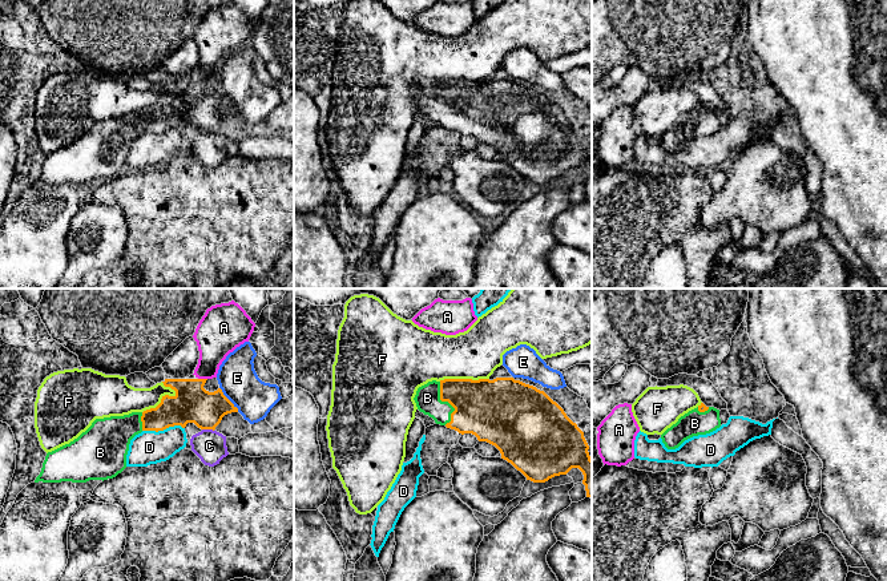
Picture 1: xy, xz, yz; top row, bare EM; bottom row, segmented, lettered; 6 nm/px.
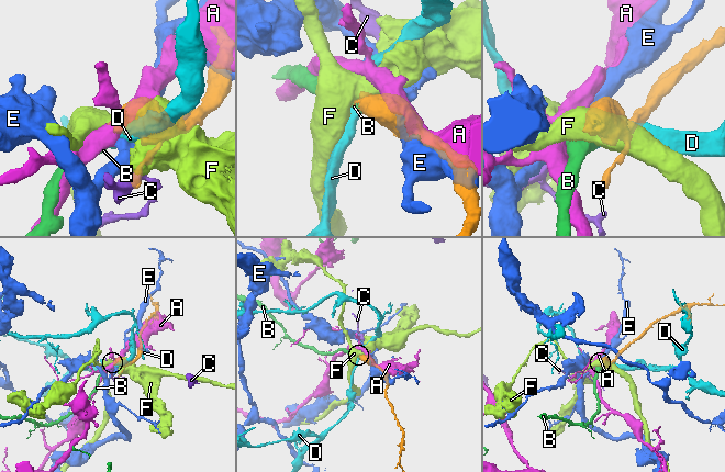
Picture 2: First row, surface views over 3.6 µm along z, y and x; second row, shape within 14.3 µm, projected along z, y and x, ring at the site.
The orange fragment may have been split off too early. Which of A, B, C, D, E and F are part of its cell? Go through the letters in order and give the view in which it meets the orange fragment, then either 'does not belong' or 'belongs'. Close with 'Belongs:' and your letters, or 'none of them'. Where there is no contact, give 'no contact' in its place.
A: meets orange in xy; does not belong
B: meets orange in xz; belongs
C: meets orange in xy; does not belong
D: meets orange in xy; does not belong
E: meets orange in xy; does not belong
F: meets orange in xy; does not belong
Belongs: B

